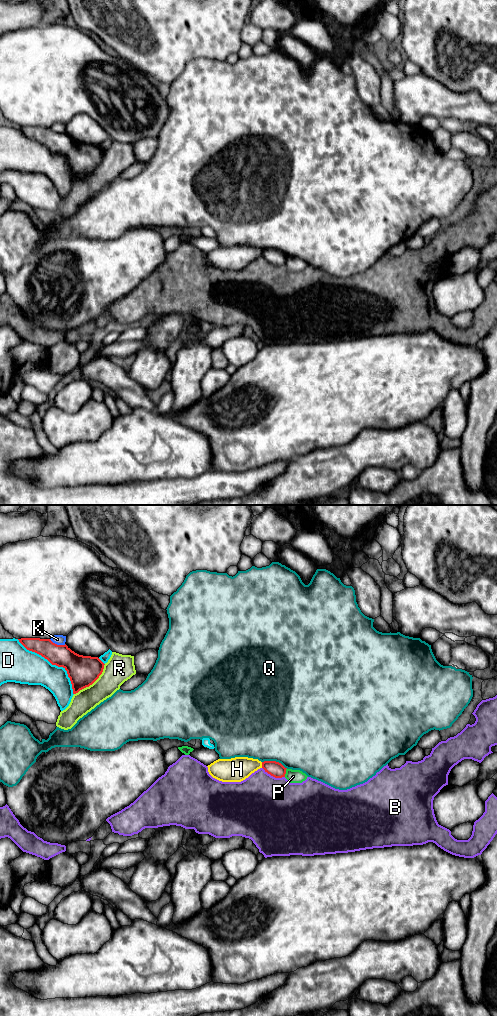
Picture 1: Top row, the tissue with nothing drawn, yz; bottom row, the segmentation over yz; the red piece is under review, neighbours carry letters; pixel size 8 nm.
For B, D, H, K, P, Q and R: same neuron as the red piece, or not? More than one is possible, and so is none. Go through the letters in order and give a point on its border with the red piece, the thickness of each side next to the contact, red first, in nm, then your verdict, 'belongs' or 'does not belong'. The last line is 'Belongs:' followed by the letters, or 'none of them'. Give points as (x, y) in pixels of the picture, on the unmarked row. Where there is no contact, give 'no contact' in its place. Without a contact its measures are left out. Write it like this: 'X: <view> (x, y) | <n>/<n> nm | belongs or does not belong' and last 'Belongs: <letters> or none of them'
B: yz (273, 264) | 120/500 nm | does not belong
D: yz (53, 152) | 240/280 nm | does not belong
H: yz (262, 253) | 120/200 nm | does not belong
K: yz (56, 132) | 190/80 nm | does not belong
P: yz (285, 260) | 120/110 nm | does not belong
Q: yz (275, 249) | 120/500 nm | does not belong
R: yz (92, 171) | 240/220 nm | does not belong
Belongs: none of them

